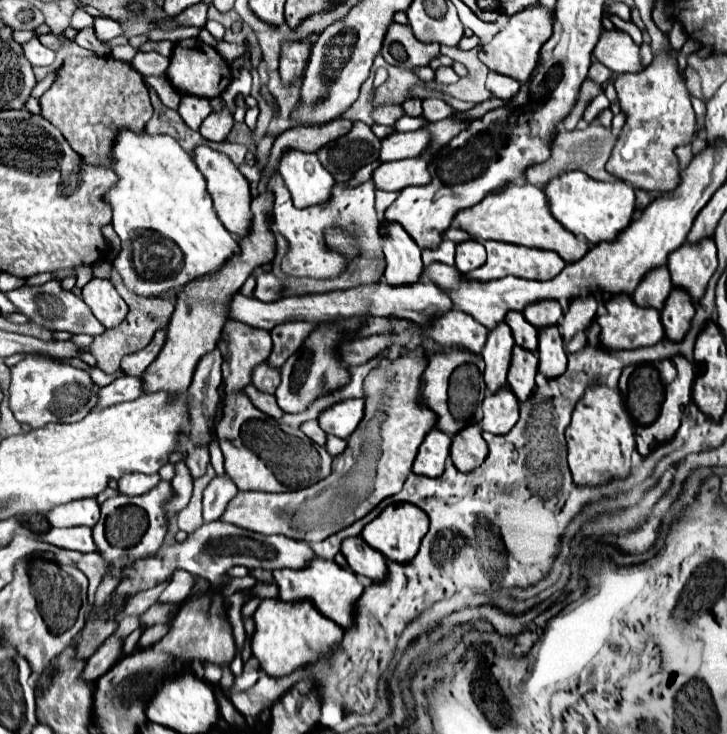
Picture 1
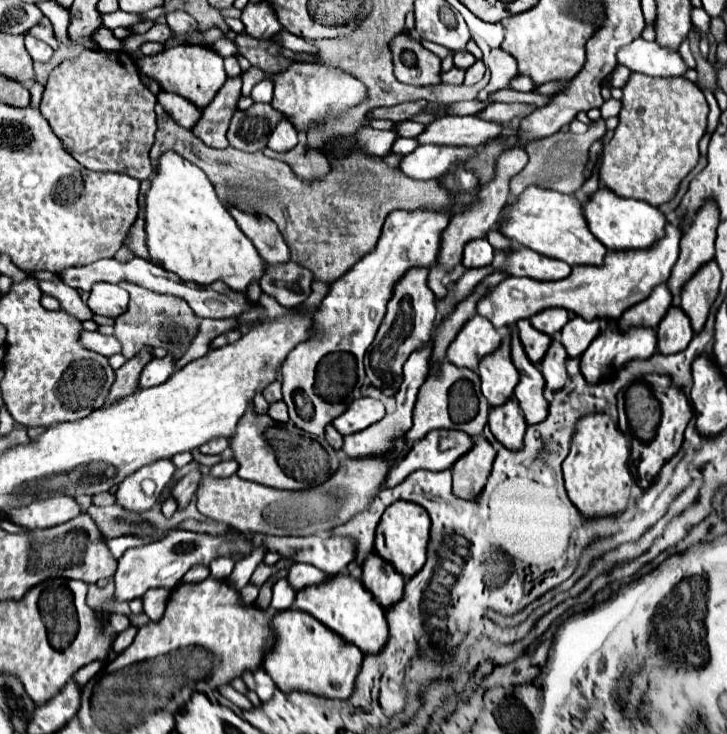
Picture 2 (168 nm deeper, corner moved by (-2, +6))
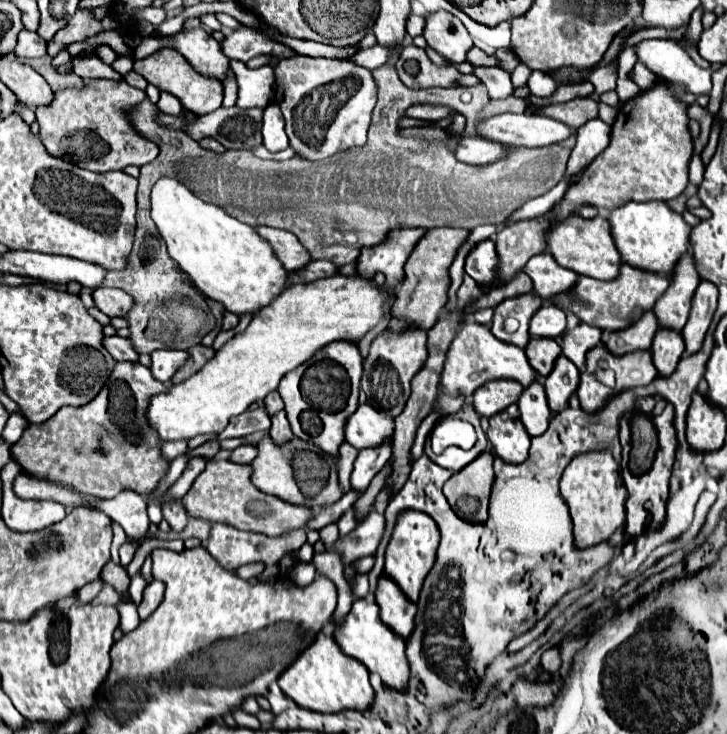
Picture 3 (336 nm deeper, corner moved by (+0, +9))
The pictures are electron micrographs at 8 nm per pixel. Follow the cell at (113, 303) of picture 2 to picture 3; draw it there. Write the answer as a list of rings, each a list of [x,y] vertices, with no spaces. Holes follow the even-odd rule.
[[[98,288],[94,290],[94,302],[100,312],[114,318],[124,318],[126,312],[132,308],[132,296],[120,288]]]

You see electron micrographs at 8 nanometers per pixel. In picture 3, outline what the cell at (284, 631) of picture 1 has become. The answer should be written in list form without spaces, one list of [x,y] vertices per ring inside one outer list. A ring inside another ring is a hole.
[[[318,634],[314,644],[308,650],[304,650],[290,668],[282,672],[278,684],[284,690],[284,694],[292,698],[298,706],[314,712],[324,714],[336,714],[344,710],[362,712],[370,708],[370,704],[374,704],[374,688],[370,684],[364,664],[358,664],[358,660],[350,660],[350,656],[342,656],[338,644],[324,634]]]

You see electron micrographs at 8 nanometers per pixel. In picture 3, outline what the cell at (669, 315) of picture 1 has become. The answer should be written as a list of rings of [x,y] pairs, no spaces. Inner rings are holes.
[[[660,328],[652,342],[652,356],[658,368],[658,376],[670,376],[684,354],[684,340],[680,332]]]

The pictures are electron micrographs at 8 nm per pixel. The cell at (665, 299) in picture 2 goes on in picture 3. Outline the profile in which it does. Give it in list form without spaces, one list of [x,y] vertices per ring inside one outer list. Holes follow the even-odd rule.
[[[644,312],[642,318],[638,322],[634,322],[630,328],[622,330],[622,332],[612,332],[608,334],[608,342],[606,348],[610,348],[610,352],[638,352],[638,348],[652,348],[652,338],[658,330],[658,322],[650,312]]]

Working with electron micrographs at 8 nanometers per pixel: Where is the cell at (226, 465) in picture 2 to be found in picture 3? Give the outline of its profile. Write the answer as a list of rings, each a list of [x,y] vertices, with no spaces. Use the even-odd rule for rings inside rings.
[[[246,444],[246,446],[240,446],[232,452],[230,460],[234,462],[240,462],[240,464],[250,464],[254,460],[254,456],[258,456],[258,448],[254,444]]]

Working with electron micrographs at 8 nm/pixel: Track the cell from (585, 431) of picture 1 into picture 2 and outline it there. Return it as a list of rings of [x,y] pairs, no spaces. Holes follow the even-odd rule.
[[[588,413],[578,419],[572,447],[562,463],[564,483],[572,503],[588,517],[614,515],[626,509],[632,485],[632,471],[628,465],[632,441],[618,429],[608,413]]]

